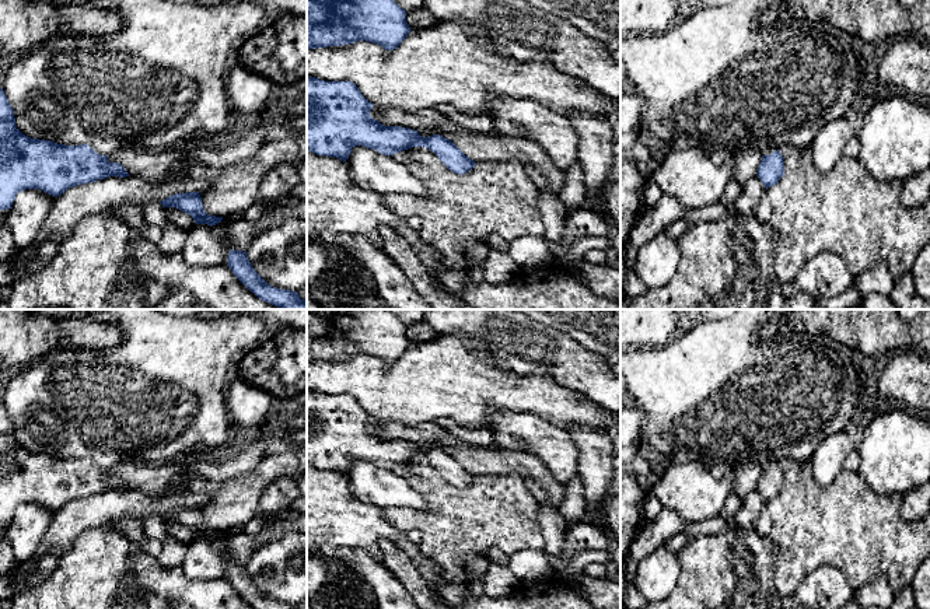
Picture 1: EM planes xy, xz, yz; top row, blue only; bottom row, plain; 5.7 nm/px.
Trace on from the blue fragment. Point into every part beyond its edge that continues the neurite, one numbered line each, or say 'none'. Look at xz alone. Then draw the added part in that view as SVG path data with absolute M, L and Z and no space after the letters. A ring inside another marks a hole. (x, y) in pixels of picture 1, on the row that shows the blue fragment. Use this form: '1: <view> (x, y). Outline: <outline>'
none

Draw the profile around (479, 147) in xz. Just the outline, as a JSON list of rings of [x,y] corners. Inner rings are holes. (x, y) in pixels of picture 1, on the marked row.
[[[423,127],[417,133],[423,137],[440,134],[451,140],[468,158],[478,162],[499,162],[517,160],[522,165],[538,167],[546,178],[546,189],[559,195],[564,185],[564,171],[550,164],[545,150],[529,139],[513,134],[465,134],[459,136],[444,127]]]

